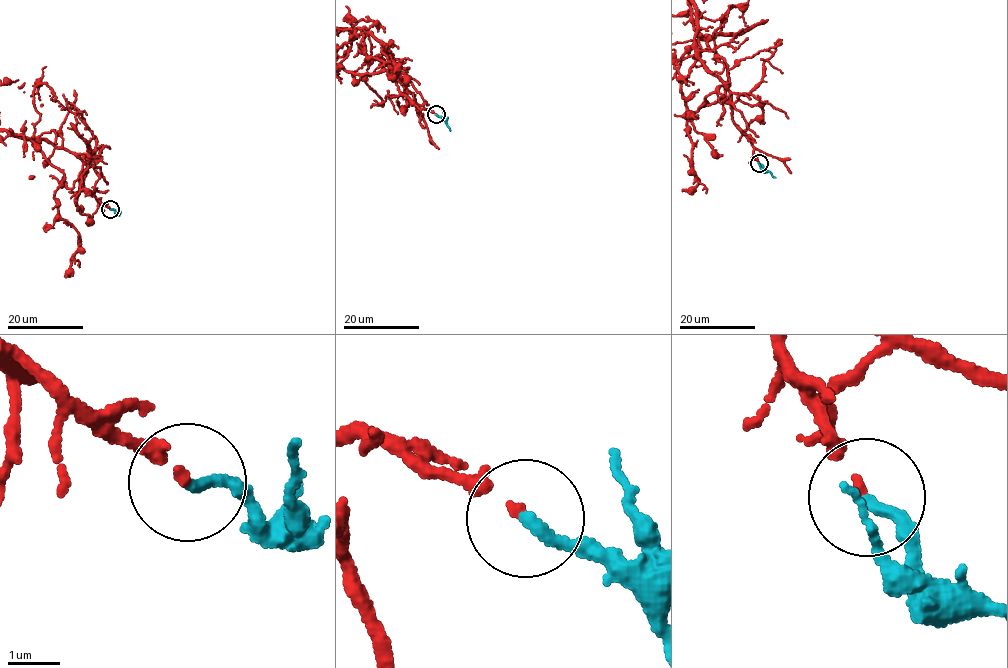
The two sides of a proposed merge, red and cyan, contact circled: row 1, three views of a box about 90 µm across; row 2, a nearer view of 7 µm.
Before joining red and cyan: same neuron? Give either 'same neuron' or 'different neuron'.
same neuron

